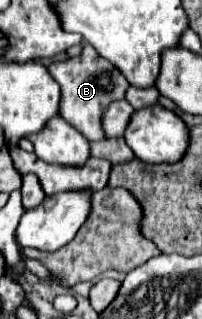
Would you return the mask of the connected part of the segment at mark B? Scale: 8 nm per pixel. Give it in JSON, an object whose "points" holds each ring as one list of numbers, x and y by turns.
{"points":[[84,45,82,53,72,59,56,61,48,67,50,75,62,89,62,99,60,99,60,117,64,117,74,129,78,129,88,141,104,141,108,139,104,129,102,129,102,113,108,109,108,105,116,99,124,99,130,83,126,77,110,65,104,57,96,53,92,45]]}

